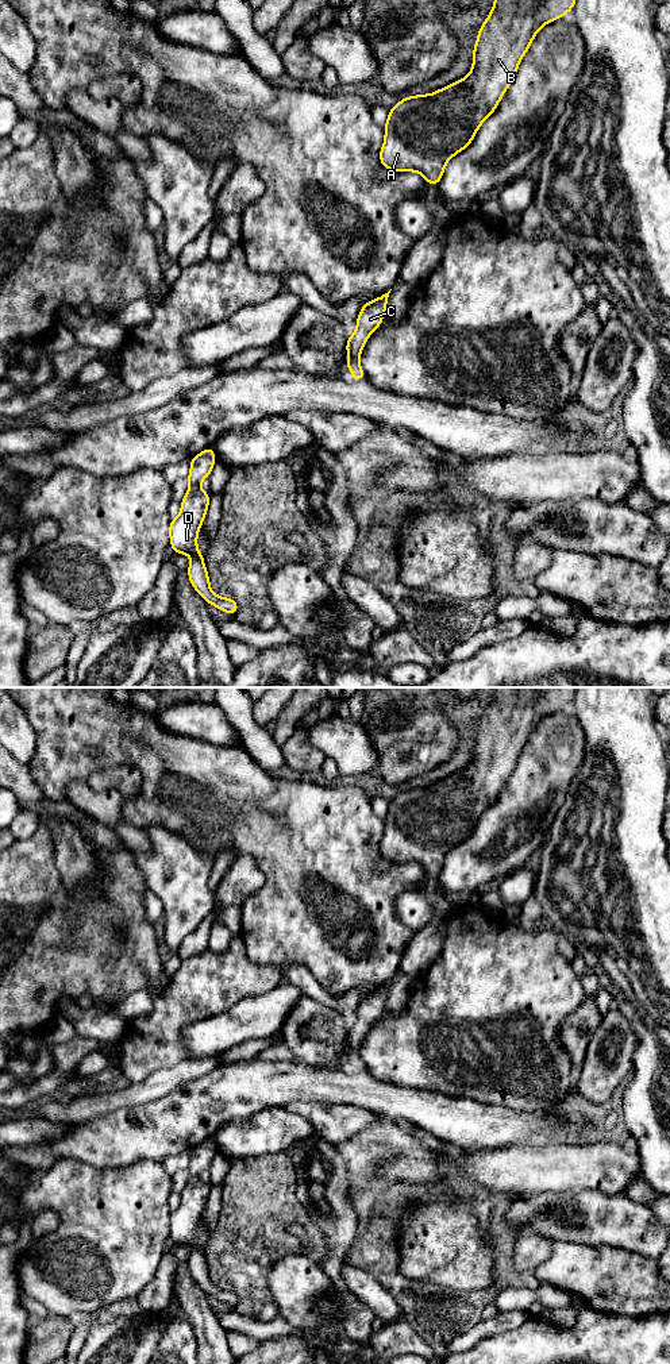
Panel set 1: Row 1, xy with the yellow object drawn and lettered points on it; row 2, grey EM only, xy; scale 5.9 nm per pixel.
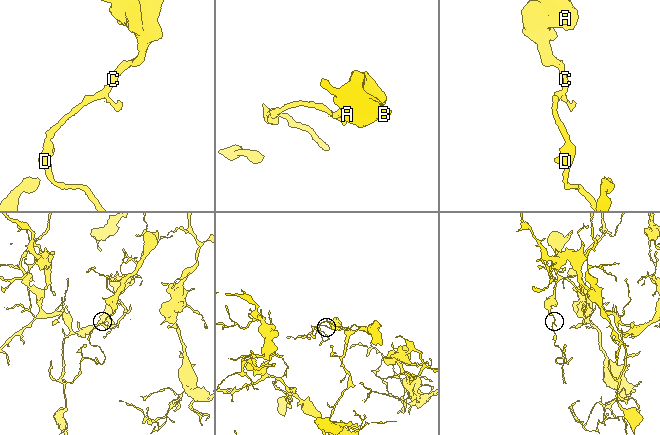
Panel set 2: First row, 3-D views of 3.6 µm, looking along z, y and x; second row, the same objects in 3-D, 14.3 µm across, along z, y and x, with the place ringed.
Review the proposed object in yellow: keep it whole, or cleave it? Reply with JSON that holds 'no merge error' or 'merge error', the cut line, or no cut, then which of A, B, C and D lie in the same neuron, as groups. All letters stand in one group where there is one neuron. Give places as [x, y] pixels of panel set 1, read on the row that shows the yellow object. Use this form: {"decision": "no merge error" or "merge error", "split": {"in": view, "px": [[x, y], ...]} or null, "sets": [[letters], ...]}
{"decision": "no merge error", "split": null, "sets": [["A", "B", "C", "D"]]}

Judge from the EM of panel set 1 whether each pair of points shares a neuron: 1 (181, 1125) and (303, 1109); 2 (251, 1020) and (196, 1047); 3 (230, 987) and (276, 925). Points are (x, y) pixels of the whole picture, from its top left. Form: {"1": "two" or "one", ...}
{"1": "two", "2": "one", "3": "two"}

